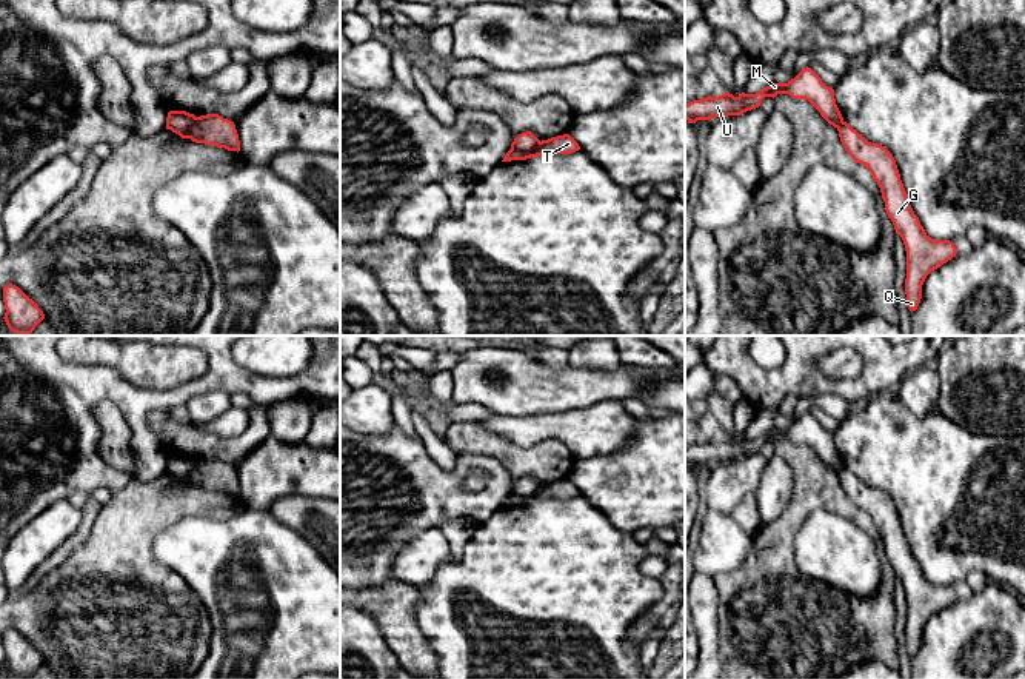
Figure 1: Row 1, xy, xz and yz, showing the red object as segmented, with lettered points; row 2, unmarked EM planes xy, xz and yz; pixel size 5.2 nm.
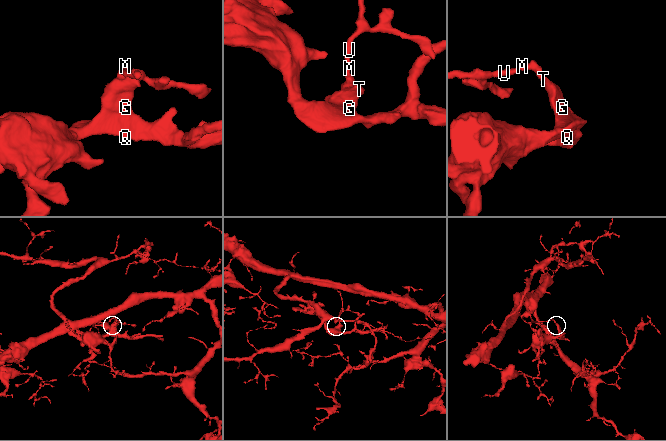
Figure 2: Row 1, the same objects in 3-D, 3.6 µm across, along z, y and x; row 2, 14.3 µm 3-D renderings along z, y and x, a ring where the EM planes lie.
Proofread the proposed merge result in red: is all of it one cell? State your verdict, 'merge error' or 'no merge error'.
merge error

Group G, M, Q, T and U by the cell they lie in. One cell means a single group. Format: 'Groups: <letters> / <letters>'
Groups: G Q T / M U

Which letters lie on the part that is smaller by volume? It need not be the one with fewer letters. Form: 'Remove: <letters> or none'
Remove: G, Q, T

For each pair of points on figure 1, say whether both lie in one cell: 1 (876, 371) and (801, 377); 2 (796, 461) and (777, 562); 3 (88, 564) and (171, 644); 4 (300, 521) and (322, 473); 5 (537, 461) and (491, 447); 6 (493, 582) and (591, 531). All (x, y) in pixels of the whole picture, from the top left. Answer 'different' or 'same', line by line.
1: same
2: same
3: same
4: different
5: same
6: same

